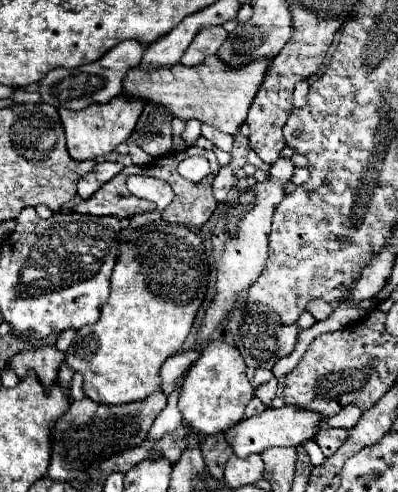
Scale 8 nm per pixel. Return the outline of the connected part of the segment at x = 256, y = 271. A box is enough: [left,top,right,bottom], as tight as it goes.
[198,158,294,344]

